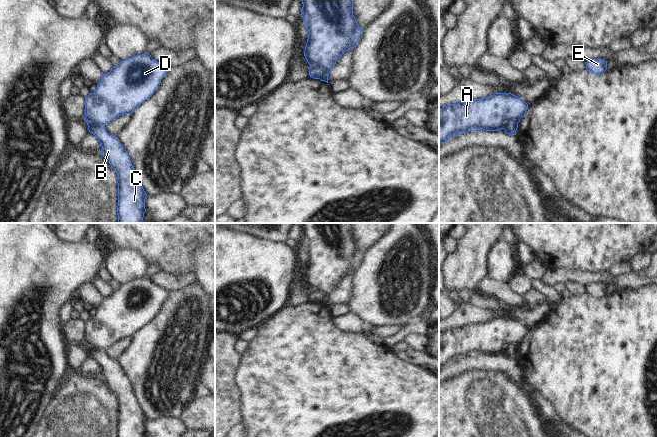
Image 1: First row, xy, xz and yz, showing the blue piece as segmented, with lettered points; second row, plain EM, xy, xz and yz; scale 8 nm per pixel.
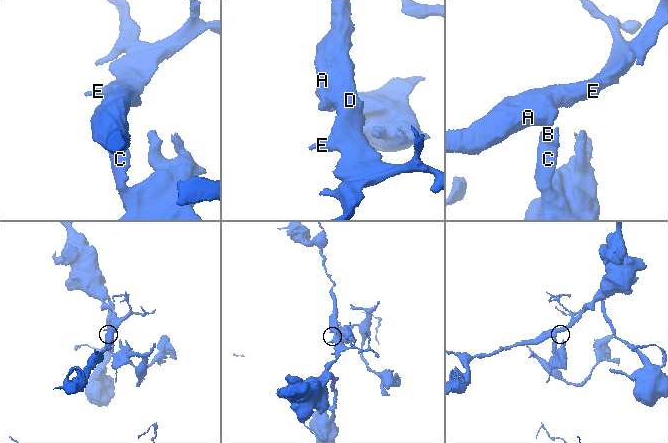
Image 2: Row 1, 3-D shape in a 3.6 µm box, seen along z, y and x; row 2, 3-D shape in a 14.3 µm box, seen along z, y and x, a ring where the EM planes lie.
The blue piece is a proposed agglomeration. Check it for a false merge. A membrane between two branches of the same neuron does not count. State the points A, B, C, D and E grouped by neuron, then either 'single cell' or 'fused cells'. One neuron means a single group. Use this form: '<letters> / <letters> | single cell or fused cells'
A D E / B C | fused cells

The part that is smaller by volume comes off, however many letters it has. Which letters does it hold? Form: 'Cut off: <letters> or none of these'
Cut off: B, C.

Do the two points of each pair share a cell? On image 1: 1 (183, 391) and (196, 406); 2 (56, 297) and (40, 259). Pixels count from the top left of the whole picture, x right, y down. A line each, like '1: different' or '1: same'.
1: different
2: same

